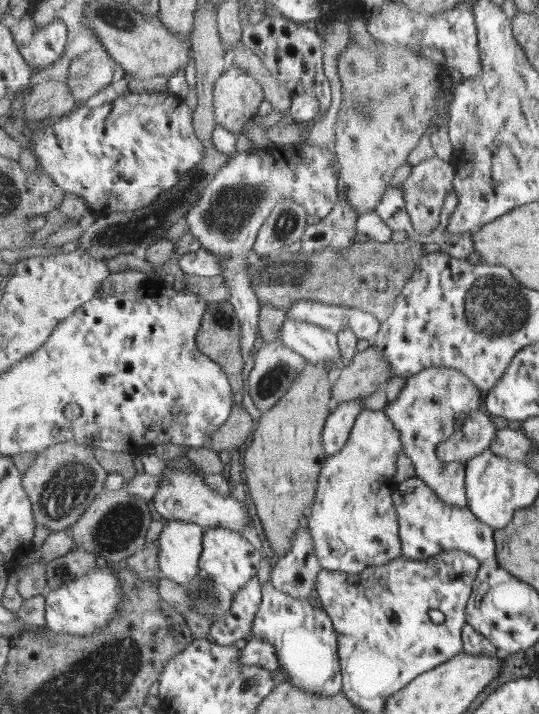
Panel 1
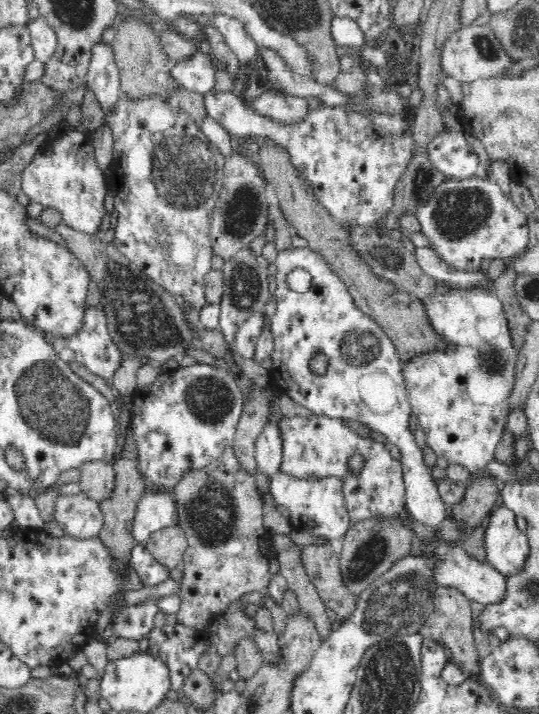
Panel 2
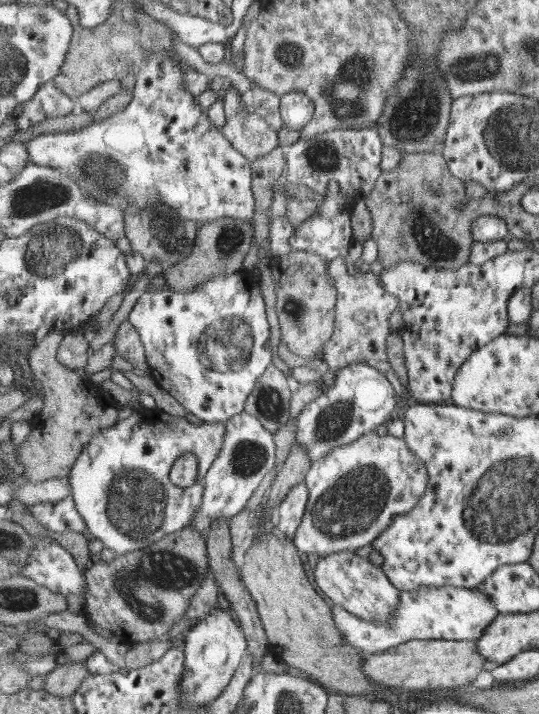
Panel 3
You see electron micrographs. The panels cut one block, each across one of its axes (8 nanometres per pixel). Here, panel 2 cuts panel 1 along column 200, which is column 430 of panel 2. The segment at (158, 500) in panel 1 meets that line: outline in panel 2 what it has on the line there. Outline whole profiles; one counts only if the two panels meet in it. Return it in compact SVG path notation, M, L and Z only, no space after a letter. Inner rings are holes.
M290 247L277 252L275 259L277 266L277 287L274 295L276 310L271 316L271 334L274 348L271 355L273 366L269 370L271 385L280 394L286 395L317 416L328 416L340 420L358 421L369 428L386 436L387 442L396 444L400 450L402 479L404 479L406 504L412 516L430 526L439 527L449 516L449 507L438 494L438 486L432 478L431 470L424 463L422 449L414 441L414 433L410 431L409 418L412 414L408 394L404 389L402 377L402 363L394 344L379 325L367 314L364 314L354 304L354 299L347 286L335 273L331 266L309 247ZM294 268L304 268L312 274L312 290L306 294L294 292L288 288L286 276ZM314 354L324 354L328 358L328 369L325 374L315 374L309 367L309 361Z

